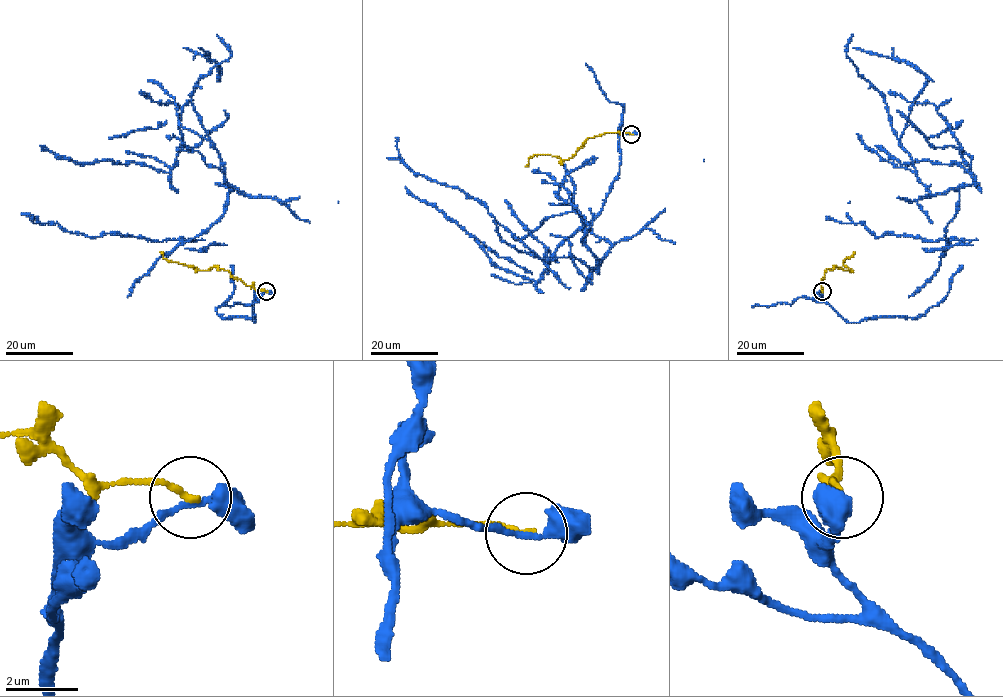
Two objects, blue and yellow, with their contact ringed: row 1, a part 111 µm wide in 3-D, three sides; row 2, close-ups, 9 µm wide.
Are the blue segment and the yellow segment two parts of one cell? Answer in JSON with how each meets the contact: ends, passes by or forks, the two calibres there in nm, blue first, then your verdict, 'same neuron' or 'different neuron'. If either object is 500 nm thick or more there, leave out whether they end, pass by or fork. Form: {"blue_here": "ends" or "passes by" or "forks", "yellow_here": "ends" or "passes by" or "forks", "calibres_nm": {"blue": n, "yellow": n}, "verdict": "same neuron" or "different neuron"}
{"blue_here": "passes by", "yellow_here": "ends", "calibres_nm": {"blue": 200, "yellow": 170}, "verdict": "different neuron"}

